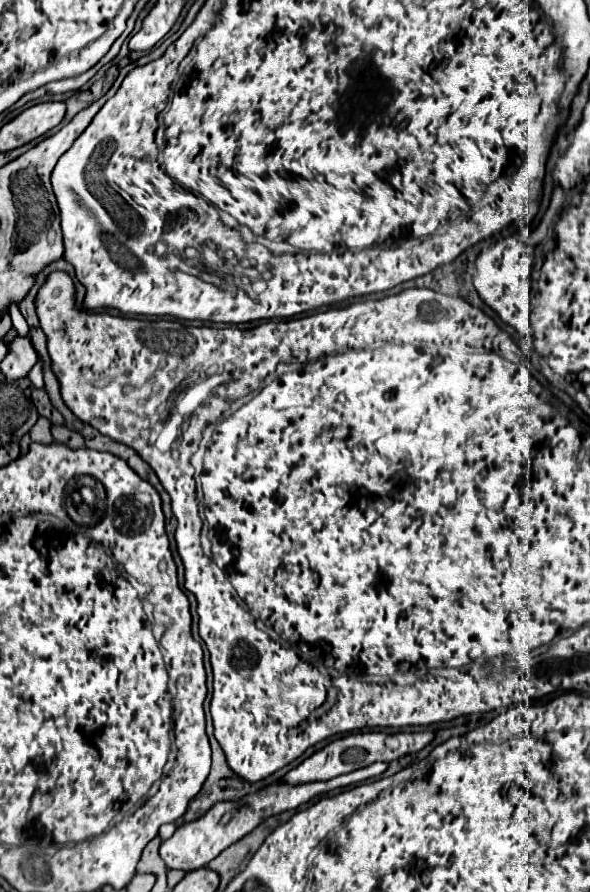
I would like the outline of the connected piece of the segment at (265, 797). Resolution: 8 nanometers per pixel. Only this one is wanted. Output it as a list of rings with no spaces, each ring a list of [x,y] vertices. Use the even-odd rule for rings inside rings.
[[[373,763],[367,767],[355,770],[351,773],[340,775],[331,781],[311,781],[311,783],[299,783],[299,785],[289,785],[289,783],[273,783],[257,789],[255,793],[245,795],[239,801],[217,801],[213,807],[201,815],[195,821],[183,823],[175,829],[175,833],[161,843],[161,859],[169,869],[183,869],[183,871],[193,871],[199,867],[205,867],[211,859],[215,859],[223,849],[227,849],[231,843],[239,841],[247,833],[251,833],[257,825],[261,825],[265,819],[271,815],[283,813],[287,809],[297,809],[305,803],[309,803],[313,797],[319,797],[323,793],[329,793],[339,787],[347,787],[359,784],[381,775],[389,766],[388,763]]]

